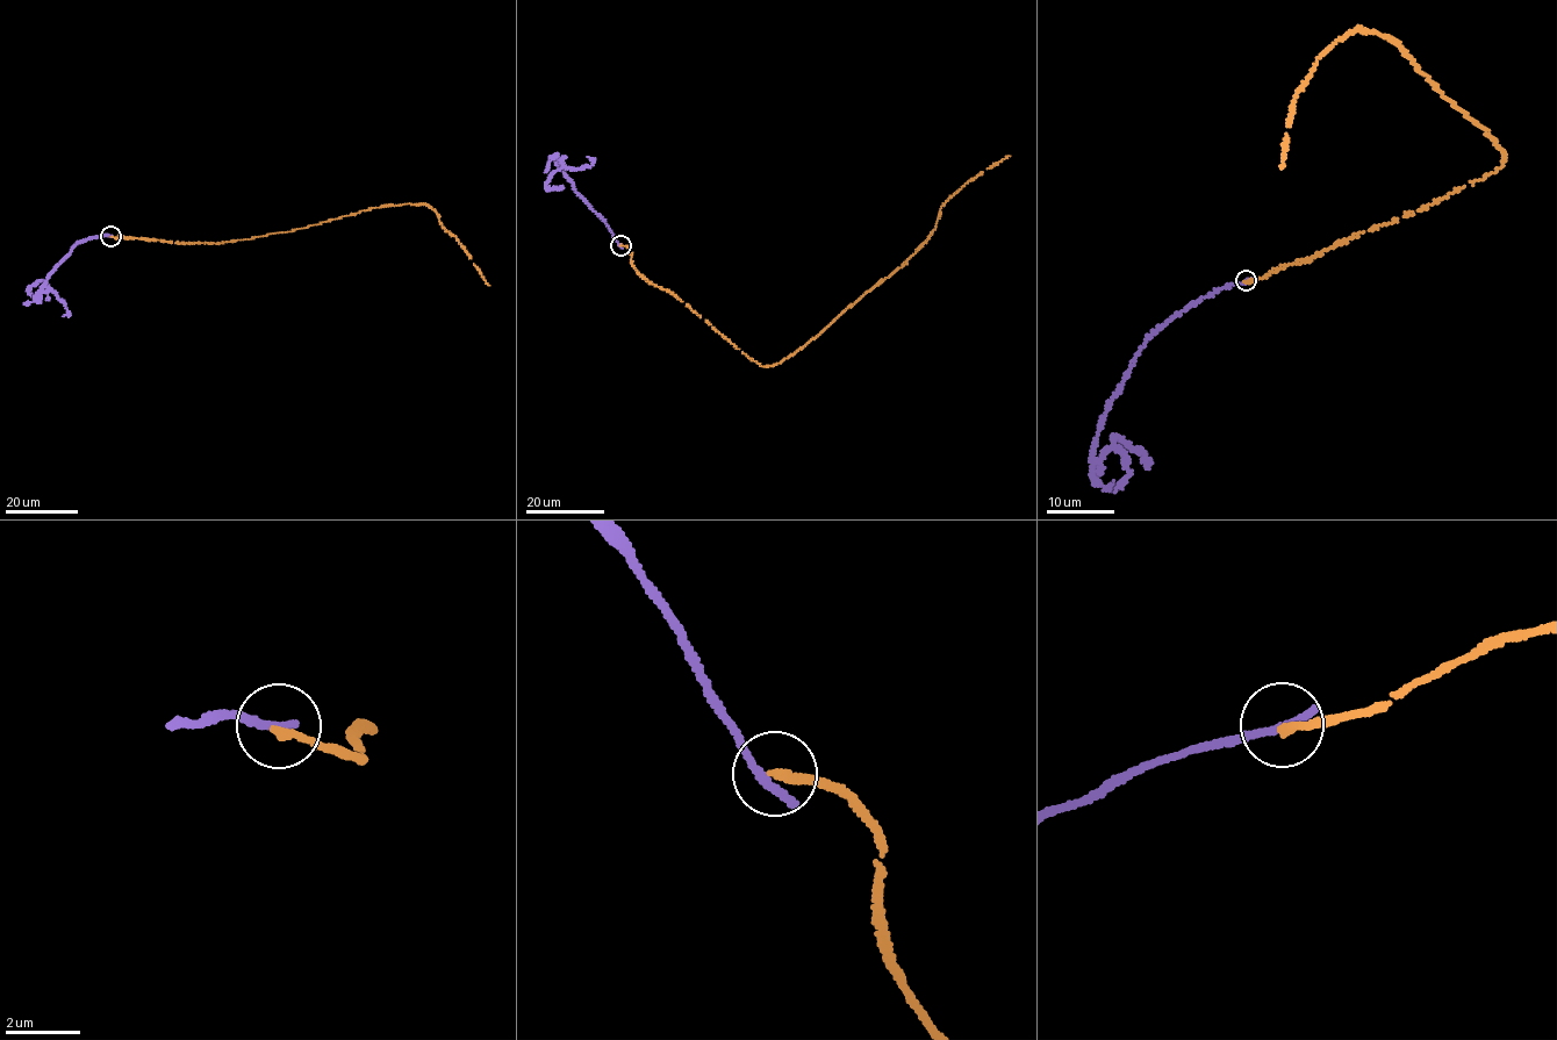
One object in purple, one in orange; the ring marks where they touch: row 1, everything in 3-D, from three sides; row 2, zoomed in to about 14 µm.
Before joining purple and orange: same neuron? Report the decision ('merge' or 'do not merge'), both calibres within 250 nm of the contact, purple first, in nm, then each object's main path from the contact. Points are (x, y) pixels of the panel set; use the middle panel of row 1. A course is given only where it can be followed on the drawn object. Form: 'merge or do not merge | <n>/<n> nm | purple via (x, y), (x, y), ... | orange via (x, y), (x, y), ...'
do not merge | 280/240 nm | purple via (619, 245), (579, 195), (554, 157), (562, 166), (552, 173), (547, 185), (564, 187) | orange via (621, 245), (645, 278), (769, 366), (796, 352), (887, 278), (924, 242), (944, 203), (1009, 156)

